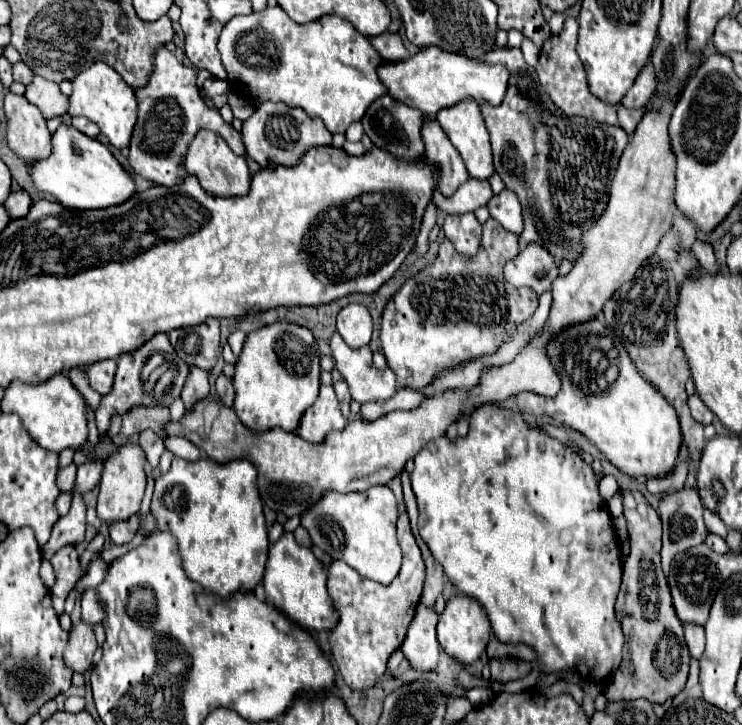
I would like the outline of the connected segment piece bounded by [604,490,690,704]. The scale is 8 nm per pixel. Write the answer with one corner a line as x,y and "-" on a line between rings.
622,490
622,504
624,516
628,520
630,554
624,562
616,610
624,630
626,654
622,658
620,670
608,682
604,696
608,702
644,698
652,704
662,704
684,690
690,654
684,640
682,622
676,618
666,576
660,564
660,518
644,494
636,490

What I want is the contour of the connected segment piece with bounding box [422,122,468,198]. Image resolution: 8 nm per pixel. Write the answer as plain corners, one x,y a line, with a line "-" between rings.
426,122
422,138
426,144
426,162
438,170
436,190
440,190
444,198
450,198
458,186
468,180
468,170
438,122

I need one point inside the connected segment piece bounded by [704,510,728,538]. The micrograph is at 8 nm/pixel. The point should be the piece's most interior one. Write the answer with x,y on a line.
714,524

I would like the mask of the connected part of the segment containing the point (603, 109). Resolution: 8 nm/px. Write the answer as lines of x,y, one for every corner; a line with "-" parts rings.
566,18
564,26
558,34
552,34
548,42
544,42
540,50
540,60
536,64
536,74
540,86
546,90
546,94
554,100
554,104
564,110
568,116
584,116
584,118
594,118
598,122
606,122
612,126
618,126
618,116
616,116
616,106
608,106
606,102
600,102
596,96
590,94
588,82
584,68
580,66
580,58
576,54
576,34
578,34
578,20
576,18

